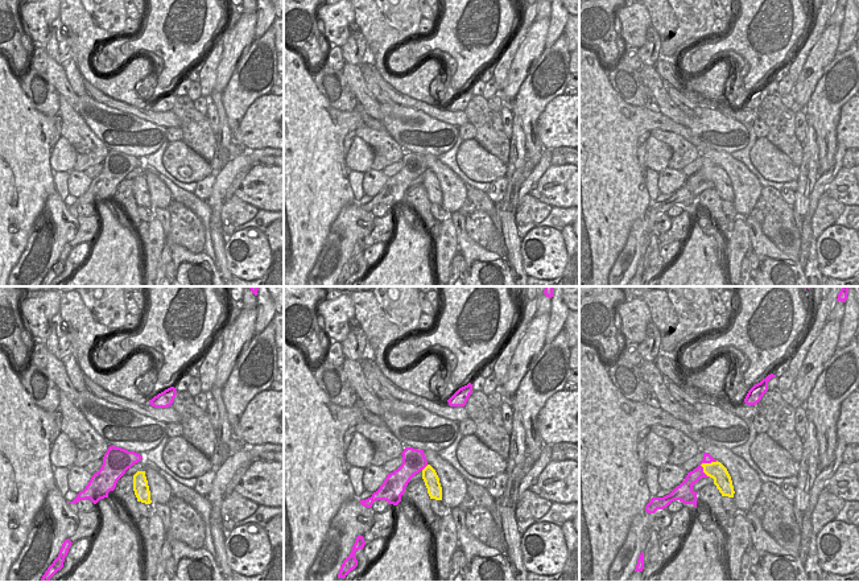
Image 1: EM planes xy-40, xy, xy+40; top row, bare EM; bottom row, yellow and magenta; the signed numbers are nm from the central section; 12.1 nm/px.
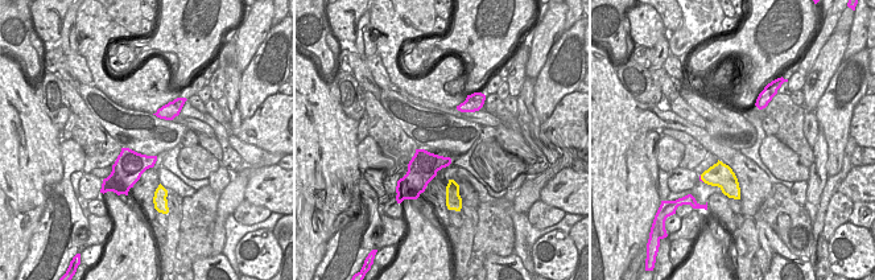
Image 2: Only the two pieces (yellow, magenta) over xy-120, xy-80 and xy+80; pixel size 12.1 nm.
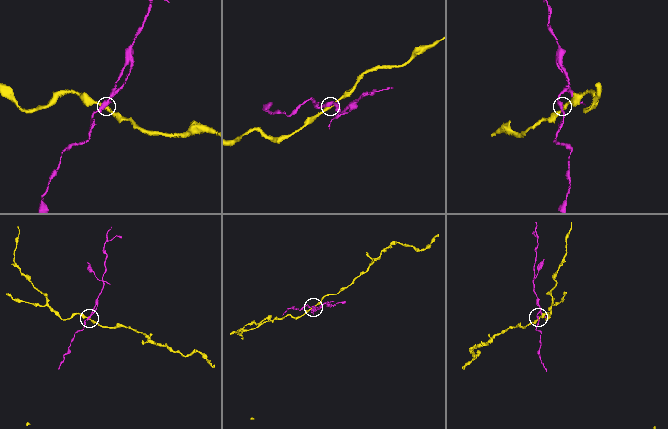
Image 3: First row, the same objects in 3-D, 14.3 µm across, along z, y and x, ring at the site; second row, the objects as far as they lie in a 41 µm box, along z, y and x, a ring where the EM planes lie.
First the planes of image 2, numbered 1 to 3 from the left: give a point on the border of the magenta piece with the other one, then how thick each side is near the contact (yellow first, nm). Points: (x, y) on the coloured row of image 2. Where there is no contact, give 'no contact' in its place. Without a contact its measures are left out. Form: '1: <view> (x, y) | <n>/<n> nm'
1: no contact
2: no contact
3: xy+80 (701, 178) | 300/30 nm

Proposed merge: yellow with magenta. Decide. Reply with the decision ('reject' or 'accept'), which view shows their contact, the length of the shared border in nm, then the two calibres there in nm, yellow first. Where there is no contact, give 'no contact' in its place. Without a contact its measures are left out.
reject | xy+40 | 240 nm | 220/160 nm

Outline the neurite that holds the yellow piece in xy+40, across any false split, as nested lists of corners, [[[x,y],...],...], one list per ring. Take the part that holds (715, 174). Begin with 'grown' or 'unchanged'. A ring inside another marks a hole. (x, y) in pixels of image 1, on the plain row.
unchanged | [[[720,166],[702,168],[703,177],[714,183],[714,189],[722,201],[734,202],[734,190],[727,173]]]

